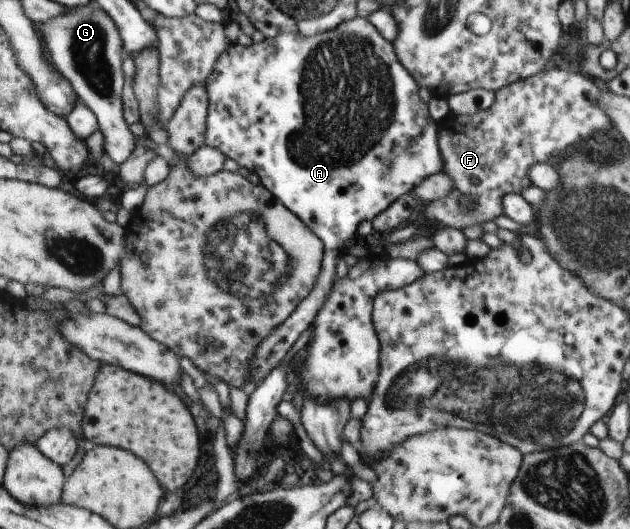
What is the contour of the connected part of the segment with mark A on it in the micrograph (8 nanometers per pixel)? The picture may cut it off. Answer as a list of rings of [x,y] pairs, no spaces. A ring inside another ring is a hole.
[[[361,17],[346,20],[332,31],[316,35],[307,36],[296,32],[284,32],[274,37],[266,37],[259,44],[253,43],[250,46],[242,46],[235,43],[217,60],[215,70],[213,70],[213,74],[209,76],[205,85],[208,89],[210,107],[208,110],[208,132],[204,144],[211,146],[211,148],[219,148],[219,152],[223,152],[227,158],[239,162],[241,168],[245,168],[249,173],[255,173],[261,183],[272,192],[273,197],[287,208],[292,209],[325,244],[323,268],[313,292],[279,328],[276,328],[267,339],[261,342],[255,356],[253,356],[249,380],[256,386],[261,384],[279,366],[281,360],[295,346],[295,342],[301,338],[301,334],[314,324],[323,304],[329,301],[337,279],[337,264],[341,260],[341,254],[344,253],[345,242],[355,237],[357,225],[360,222],[370,222],[371,219],[375,219],[380,212],[387,210],[389,206],[395,203],[401,195],[413,191],[423,179],[443,171],[444,158],[441,156],[440,146],[437,146],[437,142],[435,142],[435,122],[427,114],[427,106],[425,106],[425,101],[421,100],[417,80],[400,63],[392,43],[383,40],[375,27],[367,19]]]

